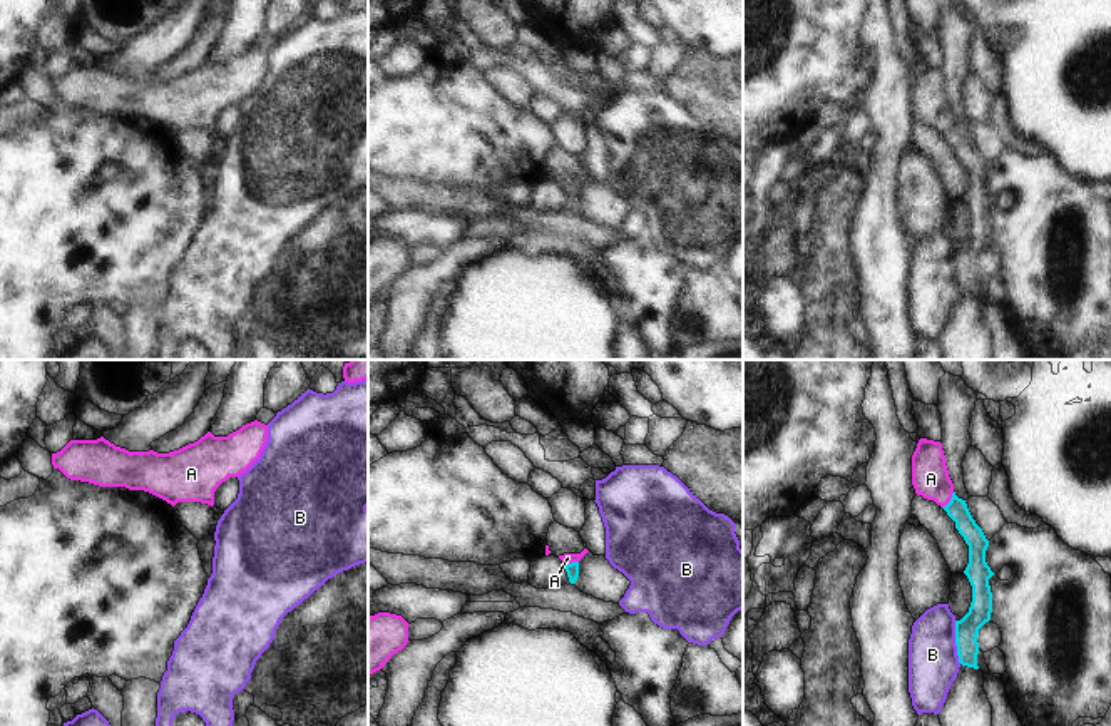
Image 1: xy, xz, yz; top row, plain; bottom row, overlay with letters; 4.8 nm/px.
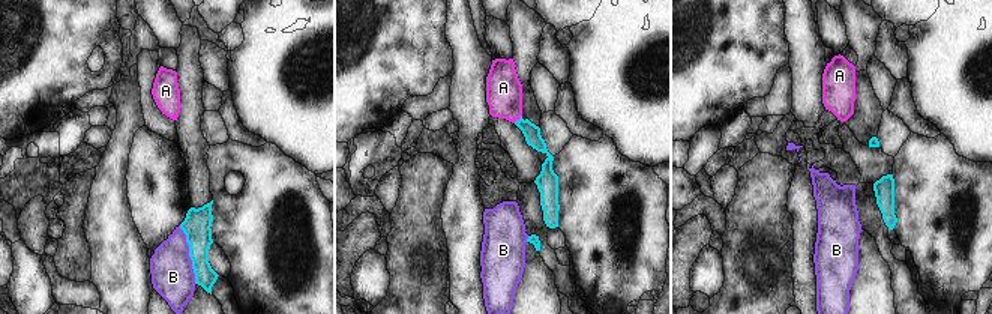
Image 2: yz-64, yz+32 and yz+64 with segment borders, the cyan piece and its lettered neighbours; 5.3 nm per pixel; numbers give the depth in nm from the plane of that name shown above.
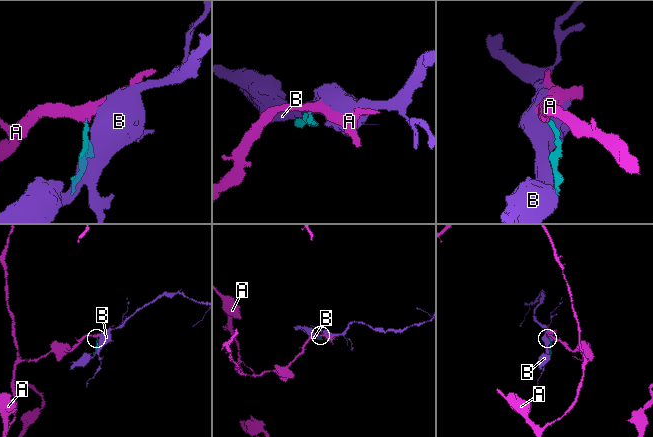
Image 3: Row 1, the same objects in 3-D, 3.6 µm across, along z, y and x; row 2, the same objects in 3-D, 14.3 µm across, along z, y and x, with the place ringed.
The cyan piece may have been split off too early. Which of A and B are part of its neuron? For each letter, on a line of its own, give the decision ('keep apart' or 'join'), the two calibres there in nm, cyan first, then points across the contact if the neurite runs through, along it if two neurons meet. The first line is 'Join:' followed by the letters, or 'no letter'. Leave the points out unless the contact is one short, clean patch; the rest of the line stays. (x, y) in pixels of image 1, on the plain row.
Join: A
A: join; 100 nm thick on the cyan side, 180 nm on the other; runs through yz (956, 134), (951, 126), (931, 104)
B: keep apart; 110 nm thick on the cyan side, 240 nm on the other

